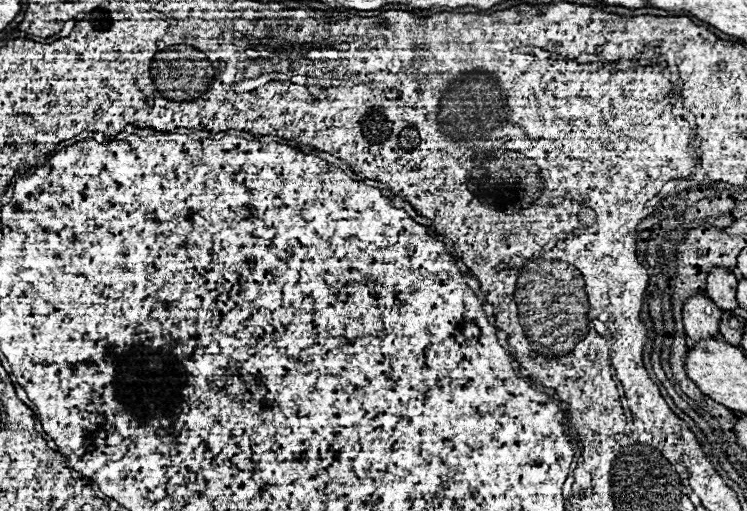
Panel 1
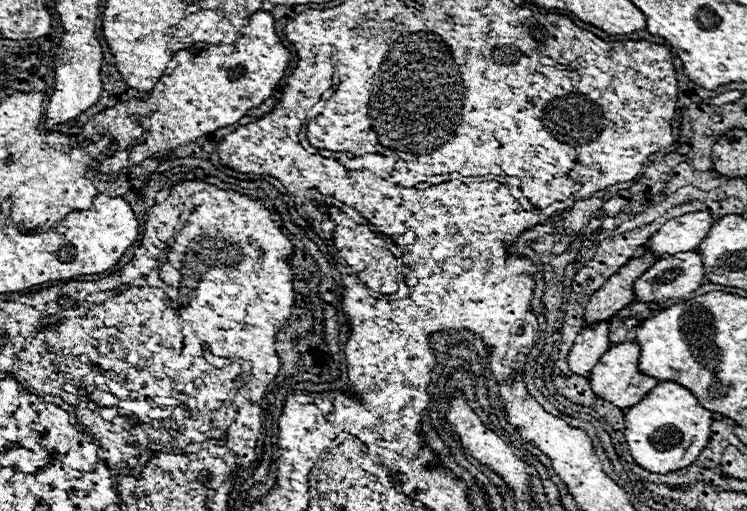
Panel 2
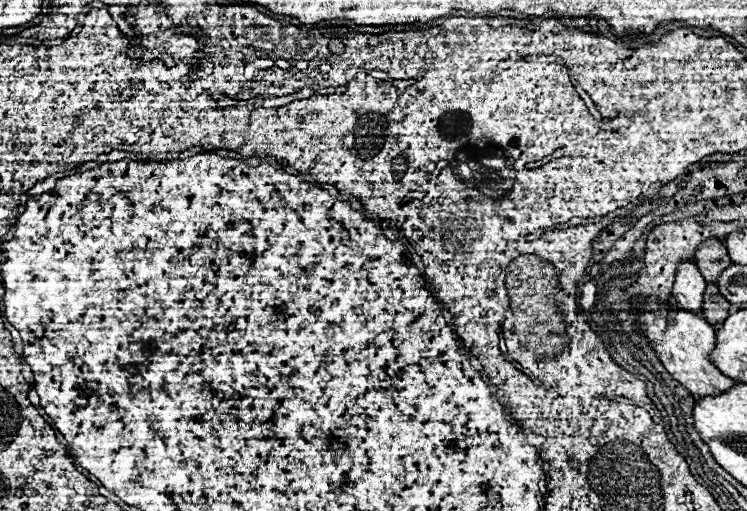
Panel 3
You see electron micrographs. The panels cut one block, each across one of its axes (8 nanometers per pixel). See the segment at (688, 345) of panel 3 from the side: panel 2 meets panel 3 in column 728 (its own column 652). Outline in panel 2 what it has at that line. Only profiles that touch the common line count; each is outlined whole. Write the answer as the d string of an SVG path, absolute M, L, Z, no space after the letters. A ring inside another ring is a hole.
M634 342L612 346L588 374L588 382L590 382L592 392L598 398L602 398L602 400L606 400L606 402L610 402L622 410L630 408L638 400L642 400L644 392L650 392L658 384L658 380L638 372L638 368L636 368L638 366L638 354L640 354L640 350L638 350L638 344L634 344Z

